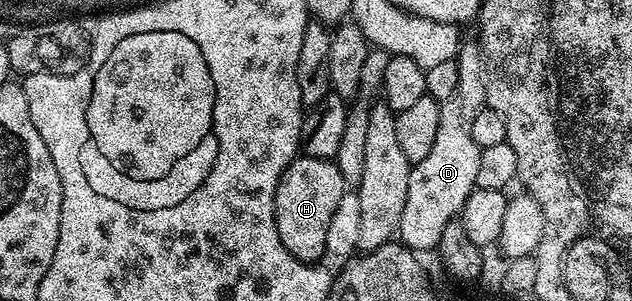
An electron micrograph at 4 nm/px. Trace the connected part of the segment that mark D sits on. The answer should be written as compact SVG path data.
M460 43L459 55L455 60L457 66L457 90L453 98L440 103L440 121L437 127L437 138L433 148L425 158L414 164L409 174L409 194L405 194L405 210L401 210L401 220L398 228L398 239L416 254L424 254L438 249L441 242L441 233L445 226L462 213L465 202L477 182L477 169L481 162L481 154L477 142L473 142L473 117L477 110L481 110L487 103L487 67L483 65L483 50L478 43Z

